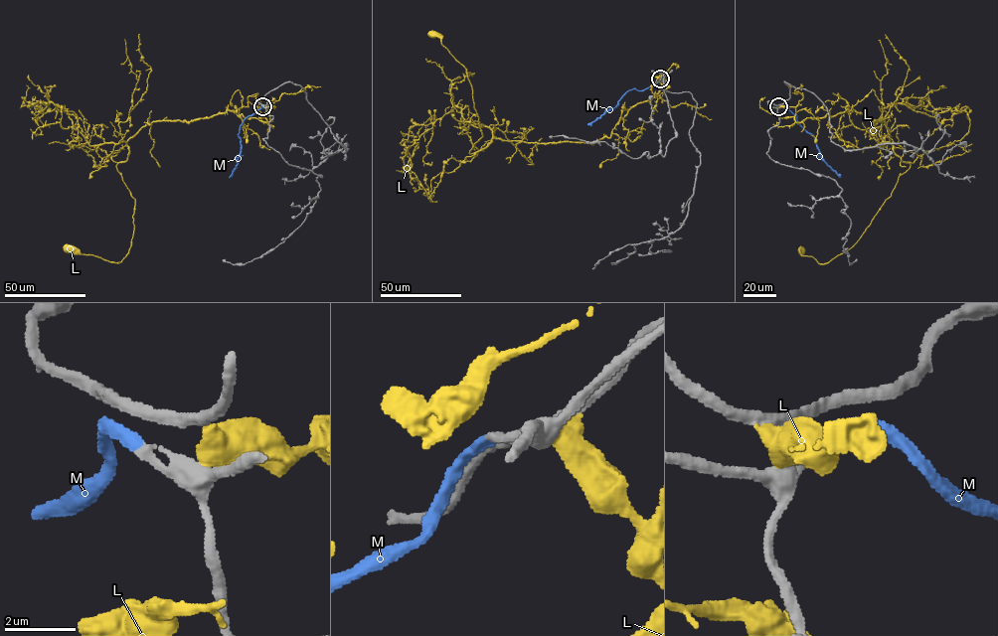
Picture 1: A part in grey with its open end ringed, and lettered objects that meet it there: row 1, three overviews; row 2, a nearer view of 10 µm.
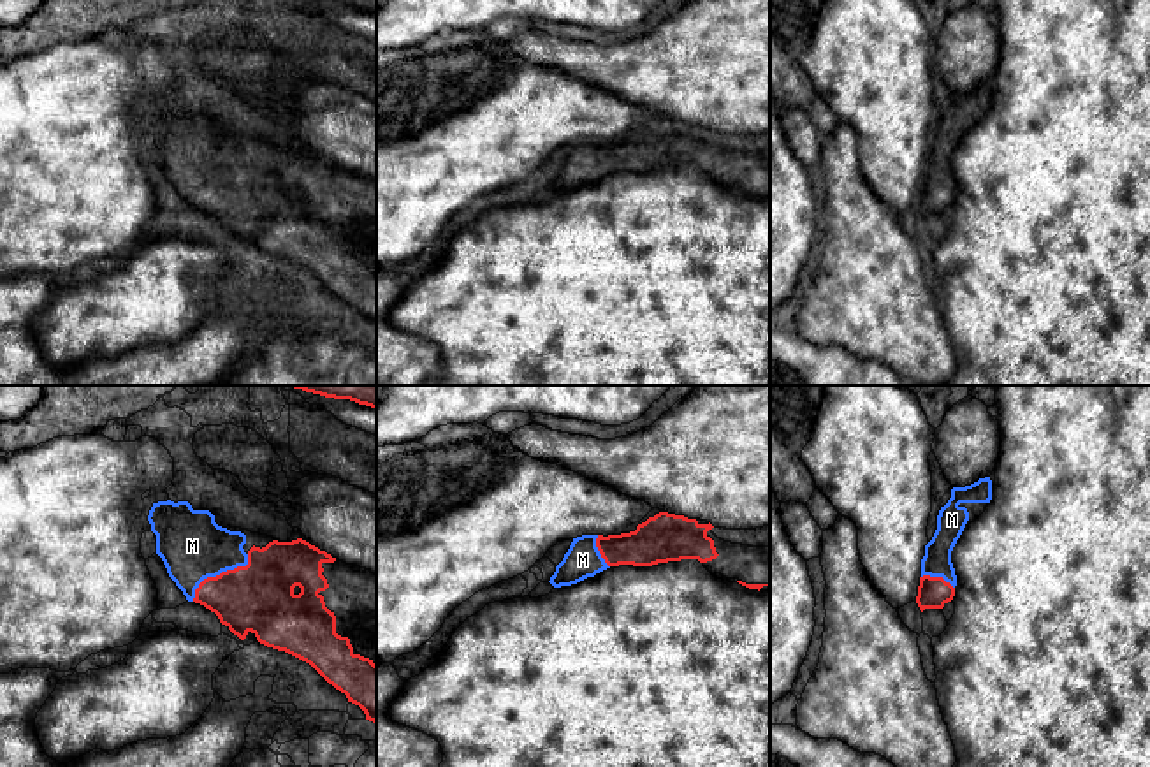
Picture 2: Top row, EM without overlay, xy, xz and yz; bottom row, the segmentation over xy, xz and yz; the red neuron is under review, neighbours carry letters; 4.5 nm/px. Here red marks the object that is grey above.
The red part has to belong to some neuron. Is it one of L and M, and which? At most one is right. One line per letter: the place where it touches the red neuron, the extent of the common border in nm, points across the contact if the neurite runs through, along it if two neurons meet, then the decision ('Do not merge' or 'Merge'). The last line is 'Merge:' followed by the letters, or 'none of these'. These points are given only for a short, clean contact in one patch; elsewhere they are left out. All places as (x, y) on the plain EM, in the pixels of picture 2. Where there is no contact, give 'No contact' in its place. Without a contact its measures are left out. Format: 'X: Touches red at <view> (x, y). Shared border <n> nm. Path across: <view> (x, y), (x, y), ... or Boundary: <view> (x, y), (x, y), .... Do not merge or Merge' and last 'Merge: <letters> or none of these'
L: No contact. Do not merge
M: Touches red at xy (220, 180). Shared border 340 nm. Path across: xy (259, 203), (220, 180), (192, 152). Merge
Merge: M

